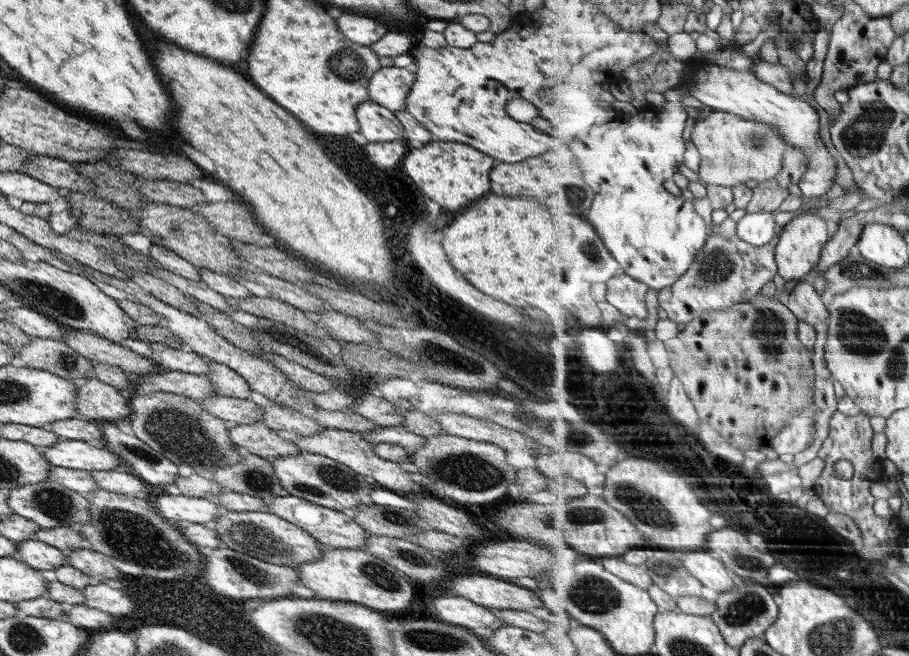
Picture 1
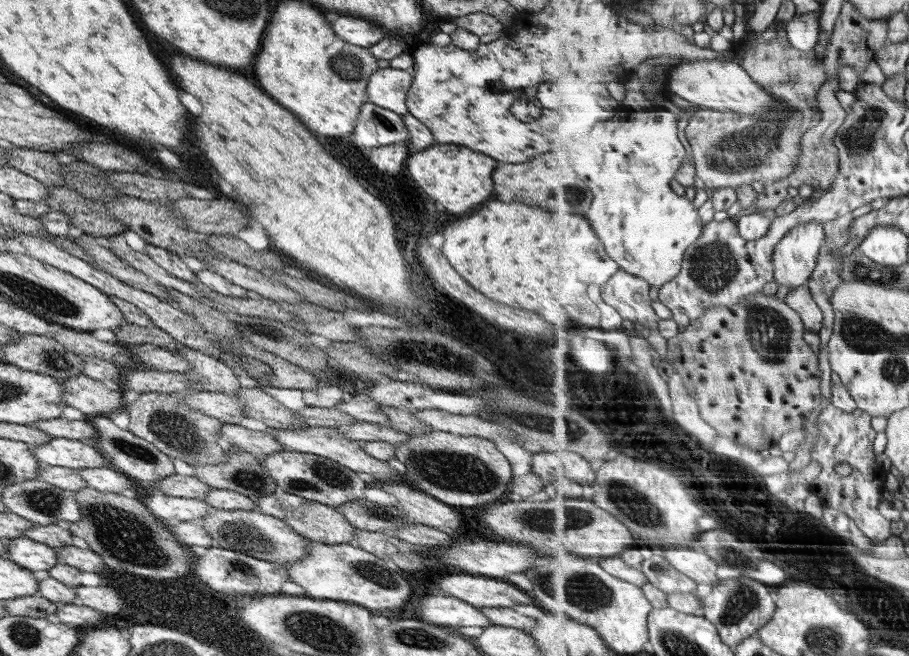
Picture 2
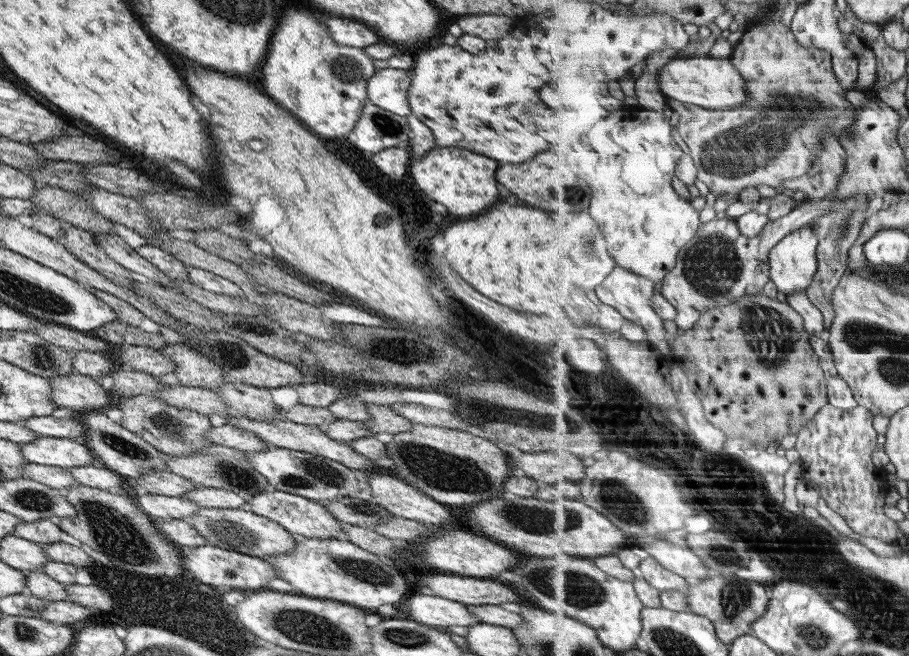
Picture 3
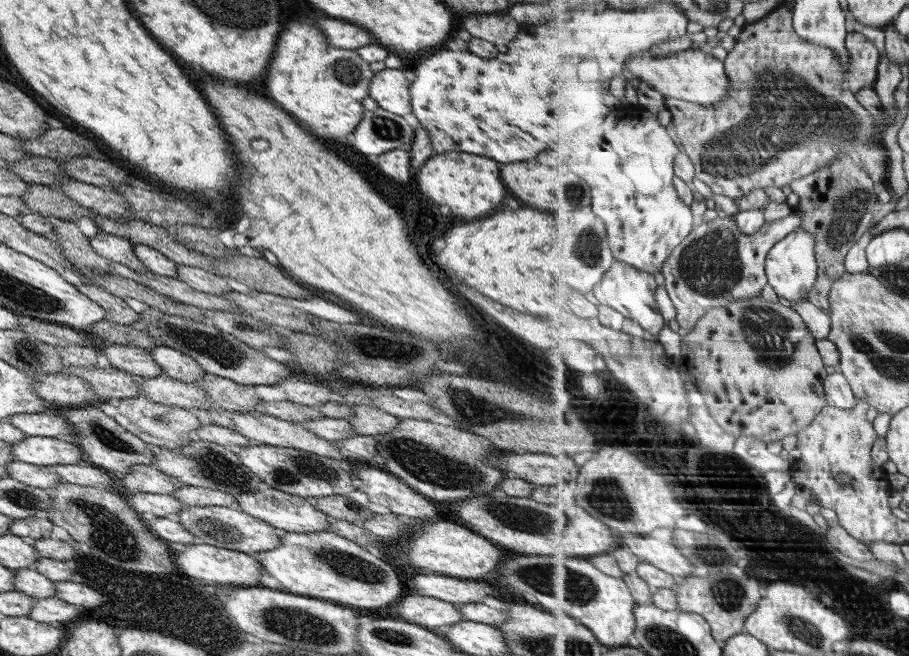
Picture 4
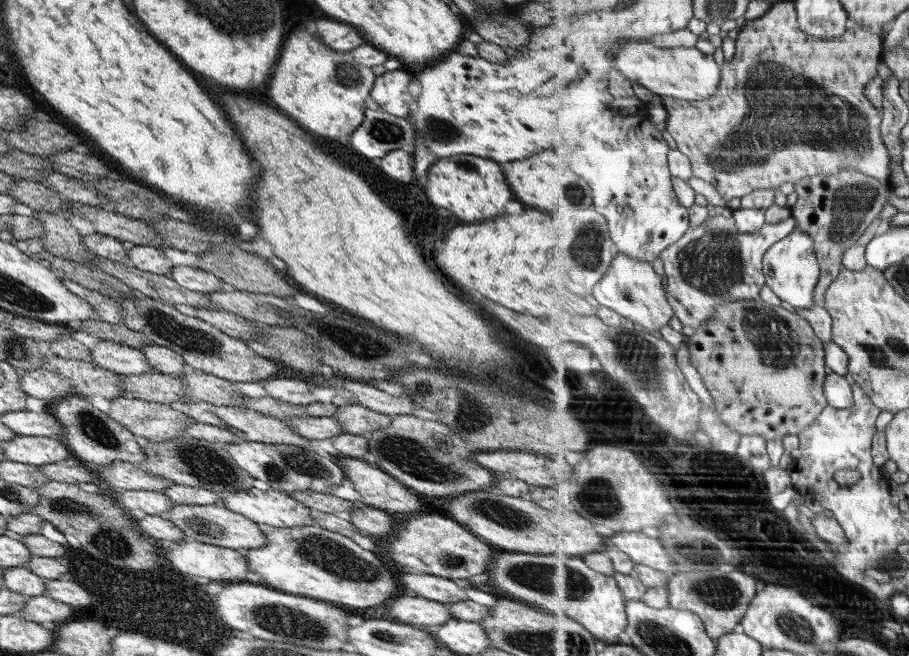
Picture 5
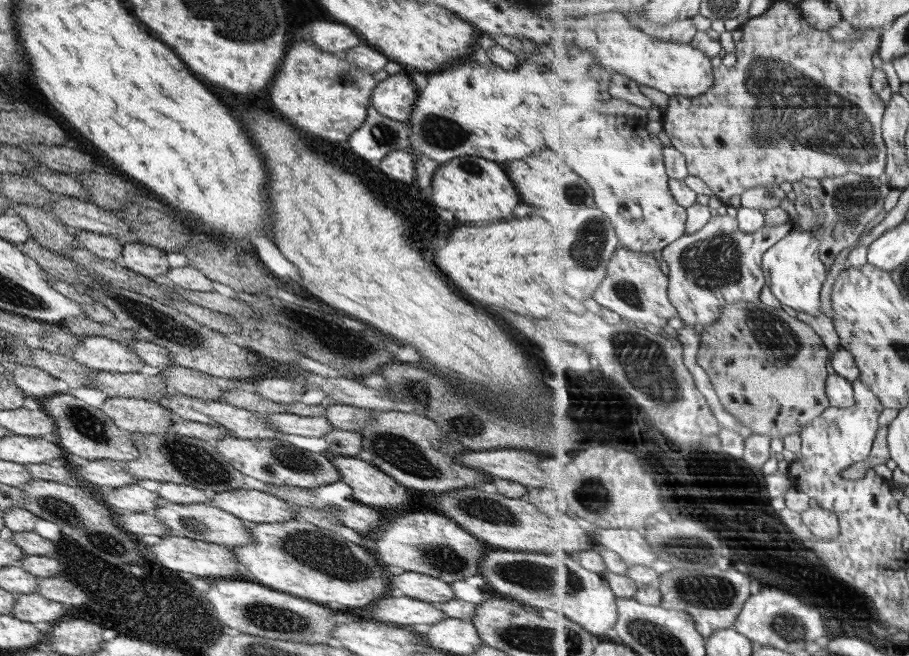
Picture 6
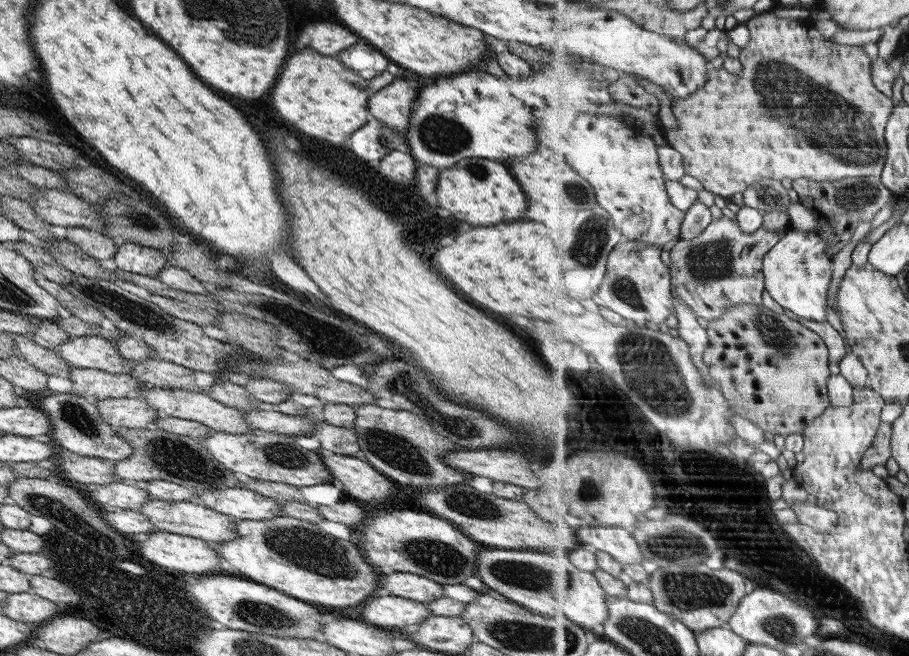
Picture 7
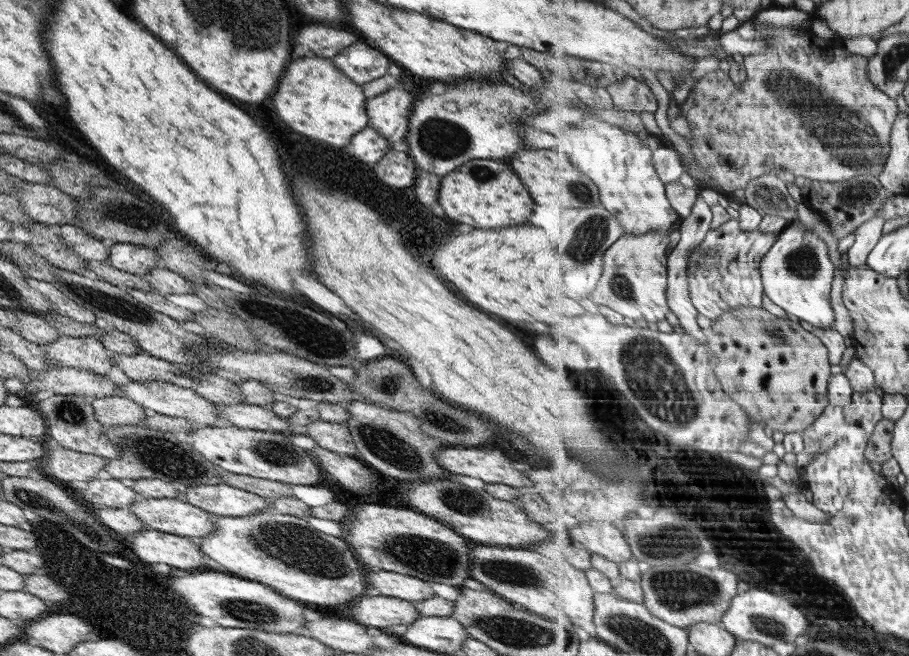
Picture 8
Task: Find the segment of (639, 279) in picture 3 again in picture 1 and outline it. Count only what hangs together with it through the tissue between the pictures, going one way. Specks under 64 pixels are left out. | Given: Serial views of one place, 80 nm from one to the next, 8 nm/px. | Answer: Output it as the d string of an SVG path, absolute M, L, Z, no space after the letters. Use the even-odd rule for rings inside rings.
M620 272L607 283L606 301L625 316L646 320L650 314L647 307L647 294L650 290L648 284L626 272Z

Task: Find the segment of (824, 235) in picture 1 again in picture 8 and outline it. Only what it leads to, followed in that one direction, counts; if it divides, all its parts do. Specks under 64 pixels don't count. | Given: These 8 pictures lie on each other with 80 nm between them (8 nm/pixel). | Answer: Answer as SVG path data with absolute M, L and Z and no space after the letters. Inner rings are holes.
M793 222L779 233L777 242L763 257L762 277L768 298L788 314L823 330L834 328L831 284L835 280L835 264L829 260L827 244L801 223Z

